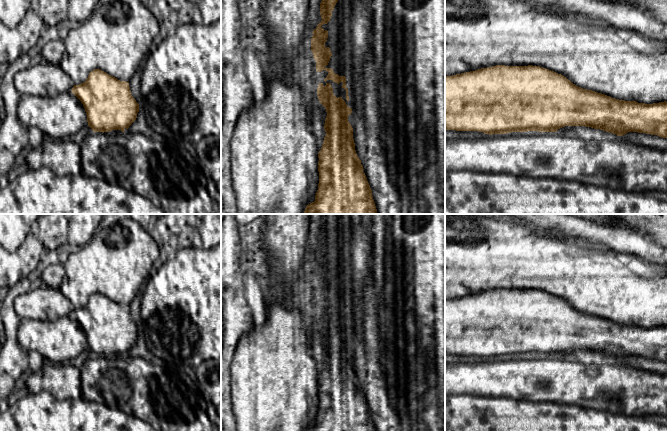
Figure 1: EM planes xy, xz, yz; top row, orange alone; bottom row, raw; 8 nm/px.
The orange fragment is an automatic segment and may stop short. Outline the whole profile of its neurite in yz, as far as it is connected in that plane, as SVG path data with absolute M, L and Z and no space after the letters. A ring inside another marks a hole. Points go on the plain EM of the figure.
M496 289L445 300L445 354L478 355L485 358L511 356L557 356L565 350L585 350L623 360L628 356L667 362L667 325L645 328L612 322L576 310L566 301L540 290Z

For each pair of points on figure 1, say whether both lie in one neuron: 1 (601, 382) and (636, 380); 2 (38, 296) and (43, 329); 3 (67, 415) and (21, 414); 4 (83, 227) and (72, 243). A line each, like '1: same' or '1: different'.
1: same
2: different
3: same
4: same

